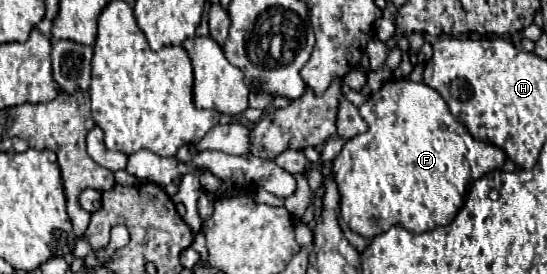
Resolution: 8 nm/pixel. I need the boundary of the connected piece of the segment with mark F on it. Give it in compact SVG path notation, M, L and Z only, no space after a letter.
M390 79L380 87L378 93L364 101L360 115L368 123L368 131L352 137L332 165L334 181L340 193L340 217L364 239L374 239L392 225L400 225L412 233L426 233L440 225L448 225L464 205L464 197L472 181L494 169L500 169L506 161L506 155L500 151L500 147L476 141L448 111L444 99L426 83Z

